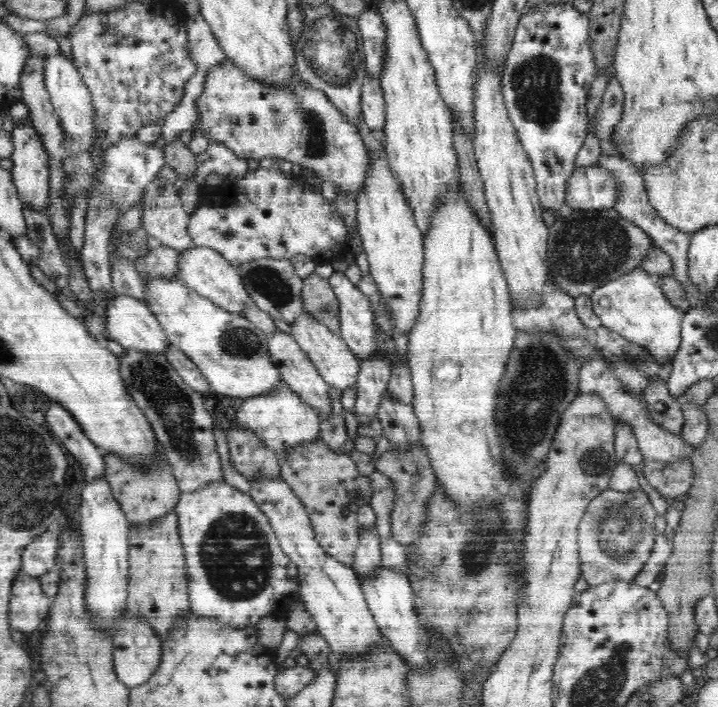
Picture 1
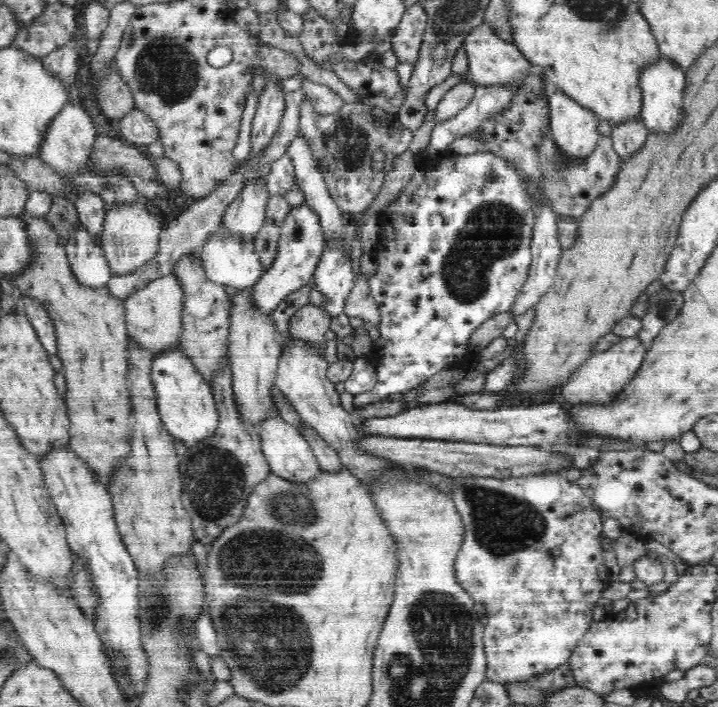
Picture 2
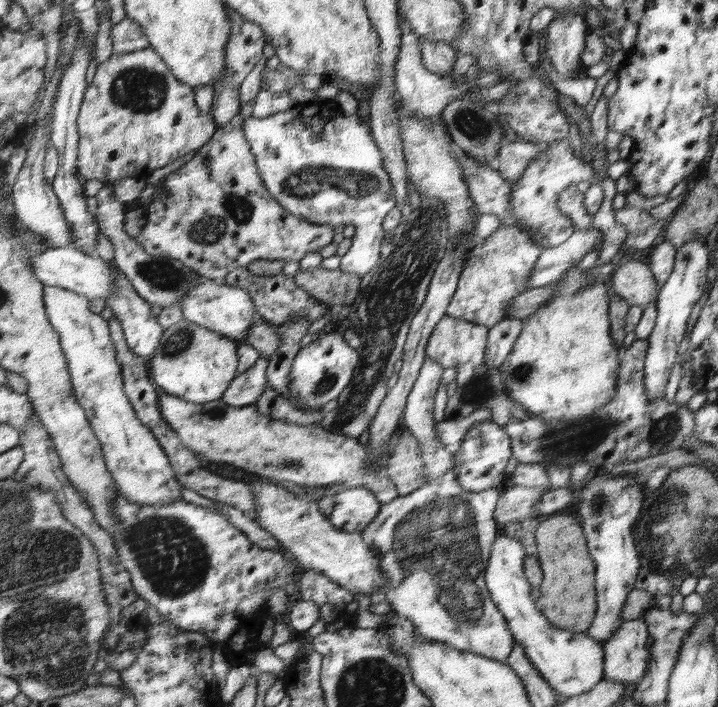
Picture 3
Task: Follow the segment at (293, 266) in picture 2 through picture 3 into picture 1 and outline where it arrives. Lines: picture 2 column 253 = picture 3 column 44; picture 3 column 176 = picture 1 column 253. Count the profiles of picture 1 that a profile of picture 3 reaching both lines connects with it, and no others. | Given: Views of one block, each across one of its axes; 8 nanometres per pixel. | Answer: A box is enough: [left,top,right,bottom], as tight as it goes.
[249,476,382,658]

